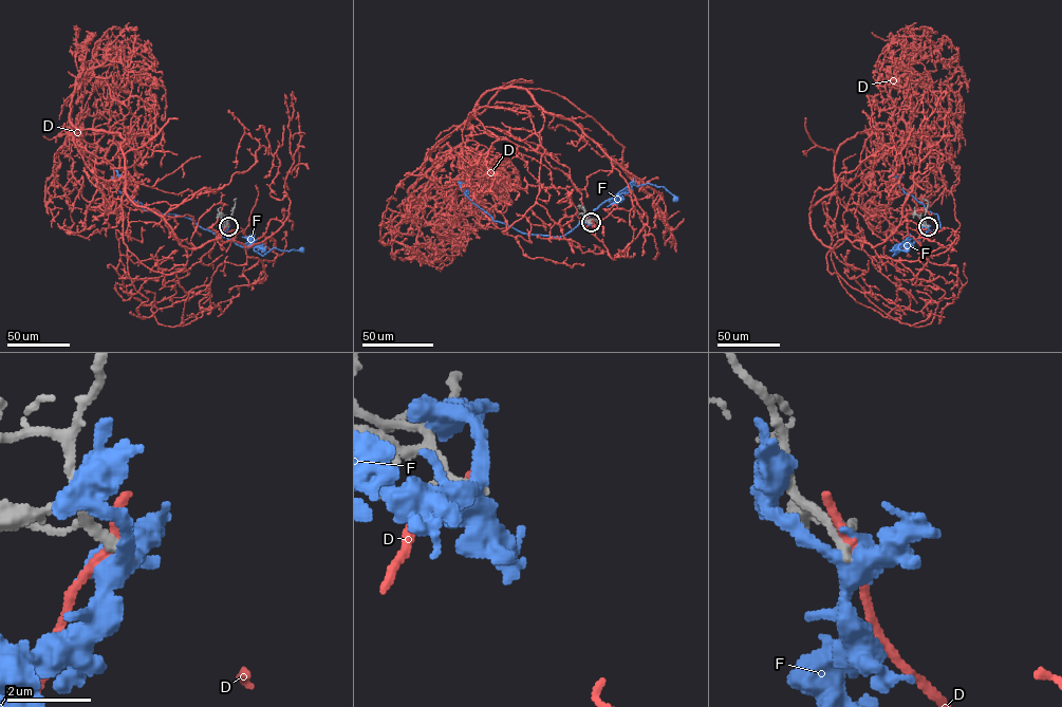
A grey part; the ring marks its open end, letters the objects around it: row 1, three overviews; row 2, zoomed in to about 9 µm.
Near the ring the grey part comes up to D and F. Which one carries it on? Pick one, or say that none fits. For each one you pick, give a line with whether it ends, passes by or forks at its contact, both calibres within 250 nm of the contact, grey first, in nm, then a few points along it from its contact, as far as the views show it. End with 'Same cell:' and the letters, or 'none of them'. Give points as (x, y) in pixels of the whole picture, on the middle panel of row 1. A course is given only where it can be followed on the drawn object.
Same cell: none of them

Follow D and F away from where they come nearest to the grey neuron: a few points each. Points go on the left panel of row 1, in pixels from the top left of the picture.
D: (227, 226), (277, 256), (187, 248), (124, 177), (92, 172), (70, 117), (84, 72), (154, 110), (143, 174)
F: (228, 226), (216, 235), (189, 219), (145, 210), (141, 203), (120, 193), (113, 178), (122, 177)

